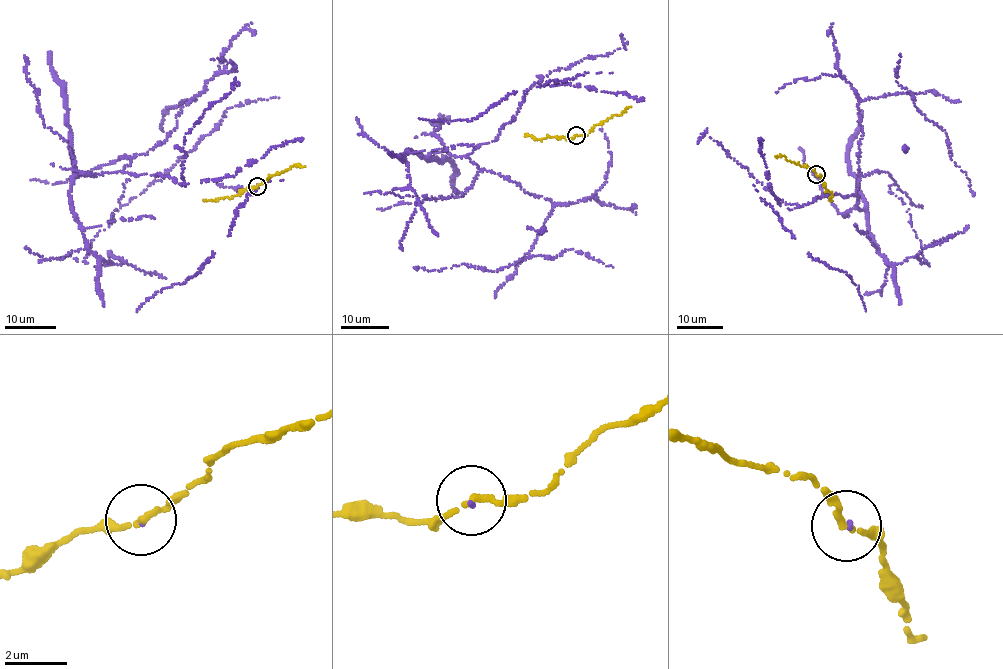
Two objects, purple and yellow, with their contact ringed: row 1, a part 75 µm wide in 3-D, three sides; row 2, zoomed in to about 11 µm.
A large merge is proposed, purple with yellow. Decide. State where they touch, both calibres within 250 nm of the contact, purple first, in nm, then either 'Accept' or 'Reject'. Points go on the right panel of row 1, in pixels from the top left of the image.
Place: (816, 174). Thickness 90 nm (purple) against 180 nm. Accept

